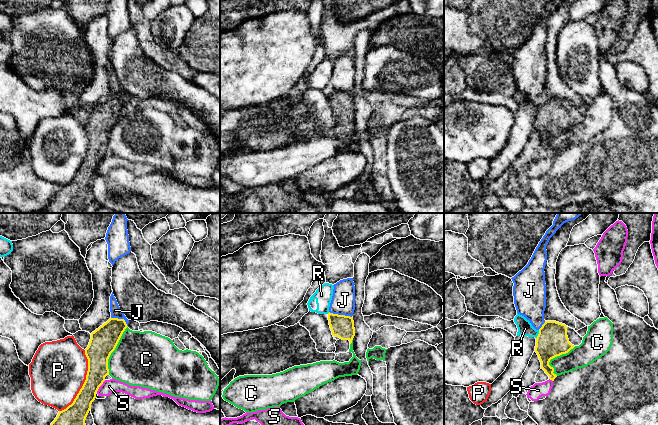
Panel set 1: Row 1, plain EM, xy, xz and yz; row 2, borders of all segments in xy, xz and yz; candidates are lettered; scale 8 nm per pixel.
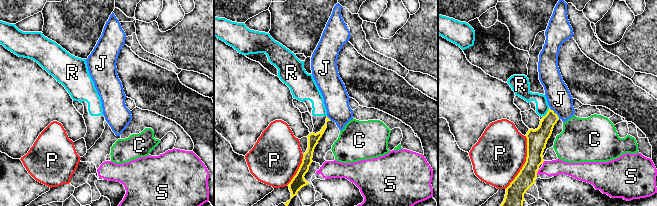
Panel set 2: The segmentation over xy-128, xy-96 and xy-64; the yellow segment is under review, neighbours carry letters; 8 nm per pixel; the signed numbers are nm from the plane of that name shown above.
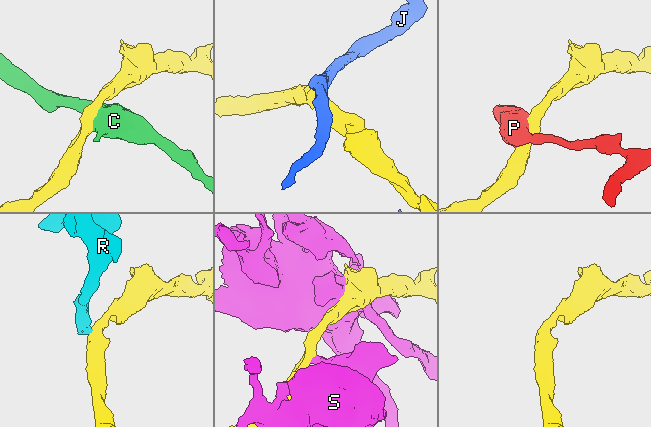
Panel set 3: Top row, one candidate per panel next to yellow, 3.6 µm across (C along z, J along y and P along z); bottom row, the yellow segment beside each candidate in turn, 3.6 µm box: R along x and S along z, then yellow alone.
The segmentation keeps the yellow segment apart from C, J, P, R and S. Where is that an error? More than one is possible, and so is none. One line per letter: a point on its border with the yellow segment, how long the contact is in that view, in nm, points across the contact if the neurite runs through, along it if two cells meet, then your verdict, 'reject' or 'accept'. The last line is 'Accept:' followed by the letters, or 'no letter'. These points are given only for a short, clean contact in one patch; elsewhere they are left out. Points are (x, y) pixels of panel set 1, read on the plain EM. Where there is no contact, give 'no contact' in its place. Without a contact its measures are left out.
C: xy (114, 125) | 420 nm | reject
J: xz (340, 91) | 190 nm | reject
P: xy (84, 159) | 550 nm | reject
R: yz (538, 110) | 80 nm | along yz (539, 106), (536, 114) | reject
S: xy (100, 161) | 130 nm | reject
Accept: no letter

